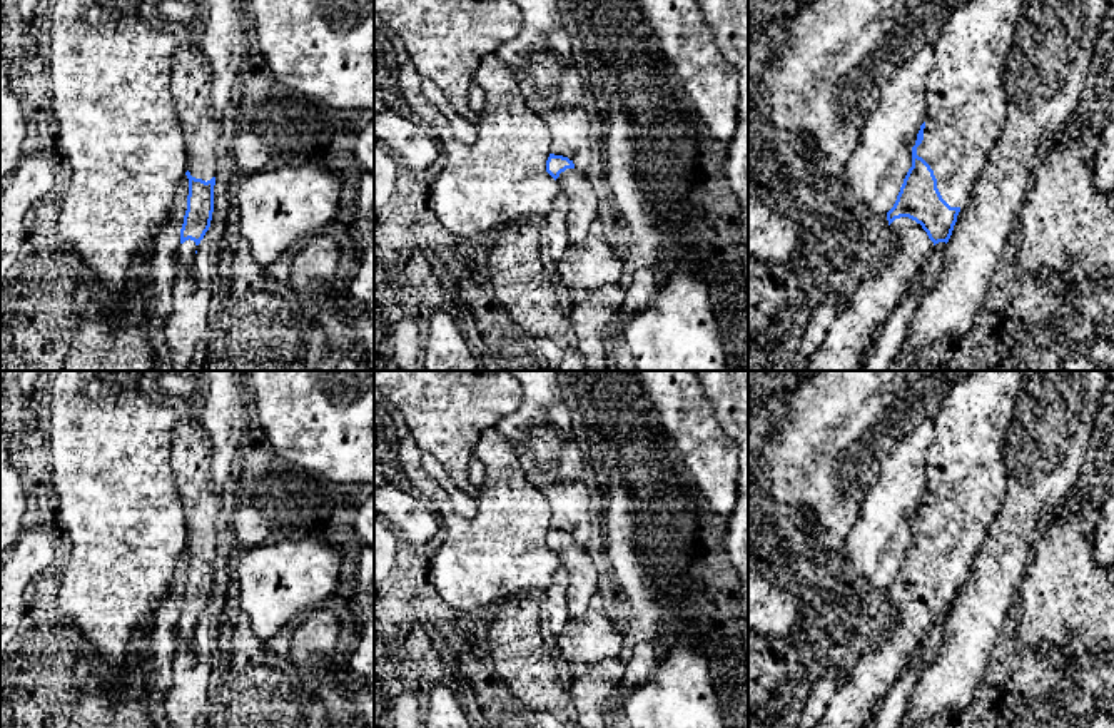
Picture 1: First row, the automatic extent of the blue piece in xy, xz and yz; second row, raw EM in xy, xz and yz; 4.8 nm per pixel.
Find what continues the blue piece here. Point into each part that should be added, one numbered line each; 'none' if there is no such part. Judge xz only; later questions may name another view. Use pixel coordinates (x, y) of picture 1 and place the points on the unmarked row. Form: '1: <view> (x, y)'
1: xz (583, 580)

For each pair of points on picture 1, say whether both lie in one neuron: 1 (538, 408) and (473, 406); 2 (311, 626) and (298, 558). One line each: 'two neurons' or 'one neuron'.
1: two neurons
2: two neurons

